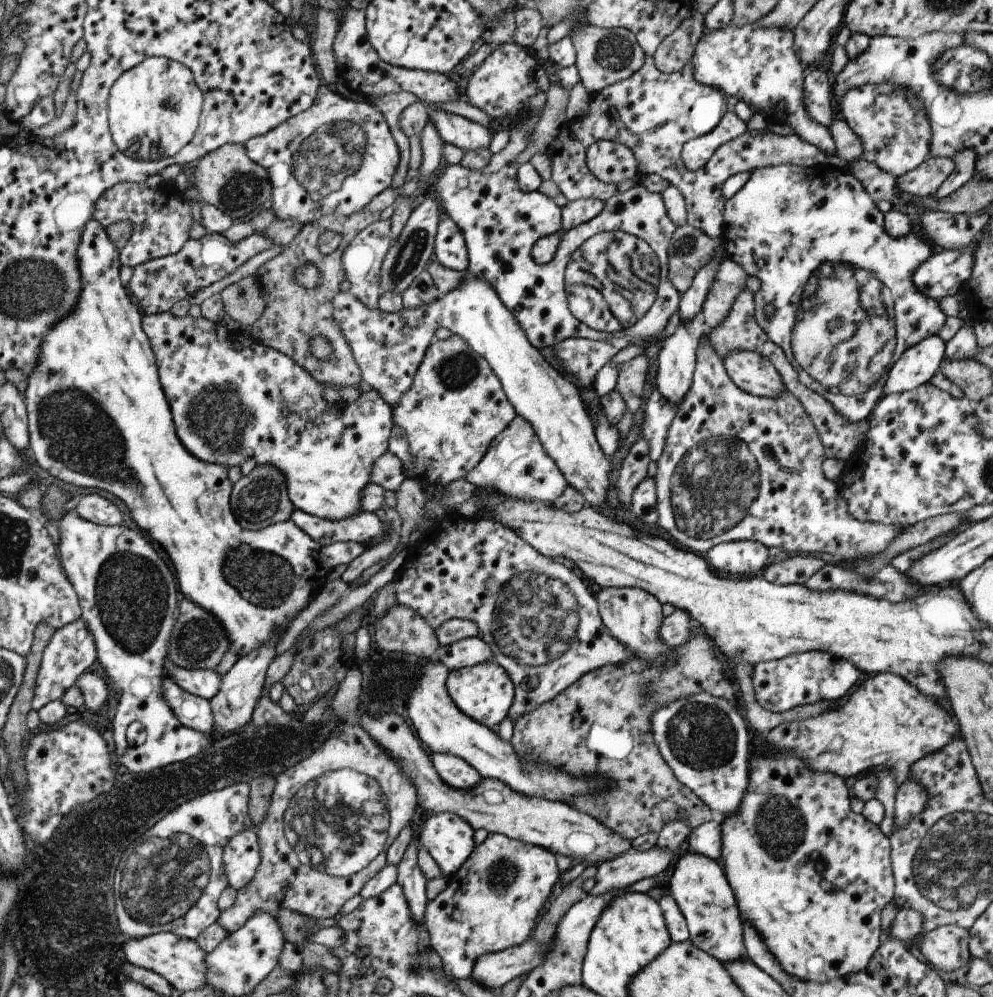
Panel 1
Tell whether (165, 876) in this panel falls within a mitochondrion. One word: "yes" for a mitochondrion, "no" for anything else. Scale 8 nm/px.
yes

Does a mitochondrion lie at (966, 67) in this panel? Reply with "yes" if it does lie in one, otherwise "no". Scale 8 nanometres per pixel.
yes

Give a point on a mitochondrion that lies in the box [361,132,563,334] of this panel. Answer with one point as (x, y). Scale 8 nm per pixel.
(413, 247)

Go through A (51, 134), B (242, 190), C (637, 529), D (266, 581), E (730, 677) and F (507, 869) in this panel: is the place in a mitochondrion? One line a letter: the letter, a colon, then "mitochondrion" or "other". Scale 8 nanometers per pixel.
A: other
B: mitochondrion
C: other
D: mitochondrion
E: other
F: mitochondrion

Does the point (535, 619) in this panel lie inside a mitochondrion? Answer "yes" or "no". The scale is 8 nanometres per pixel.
yes

